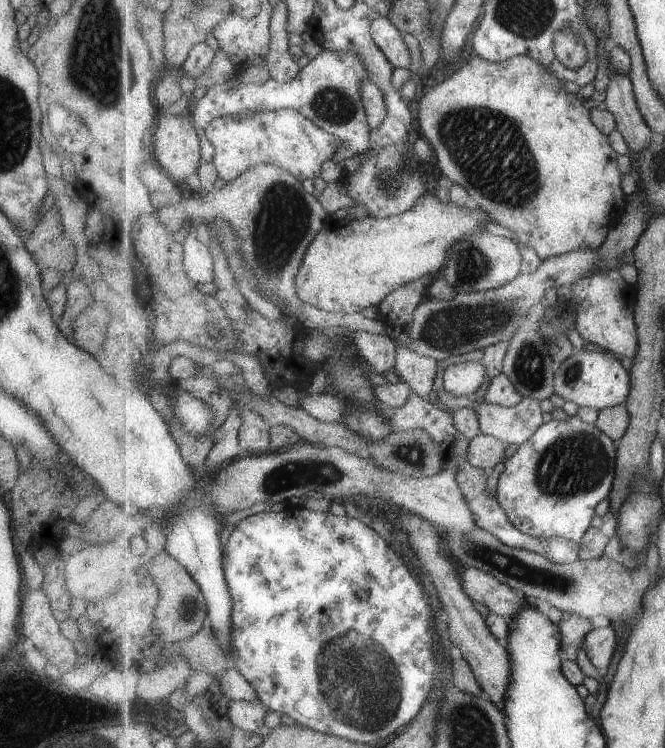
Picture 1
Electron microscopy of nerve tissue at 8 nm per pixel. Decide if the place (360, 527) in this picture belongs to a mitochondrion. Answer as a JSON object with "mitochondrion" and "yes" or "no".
{"mitochondrion":"no"}

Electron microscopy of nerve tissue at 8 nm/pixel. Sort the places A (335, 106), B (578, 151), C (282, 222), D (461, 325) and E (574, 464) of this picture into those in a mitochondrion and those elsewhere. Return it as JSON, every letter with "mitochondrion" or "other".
{"A":"mitochondrion","B":"other","C":"mitochondrion","D":"mitochondrion","E":"mitochondrion"}

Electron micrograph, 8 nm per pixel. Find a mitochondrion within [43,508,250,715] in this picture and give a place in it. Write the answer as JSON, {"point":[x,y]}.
{"point":[188,612]}

